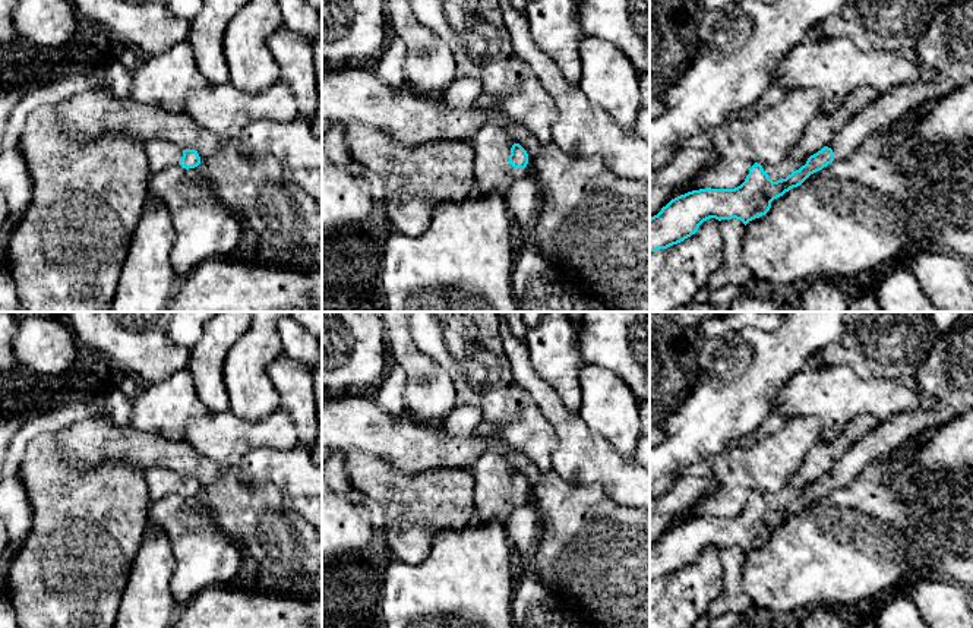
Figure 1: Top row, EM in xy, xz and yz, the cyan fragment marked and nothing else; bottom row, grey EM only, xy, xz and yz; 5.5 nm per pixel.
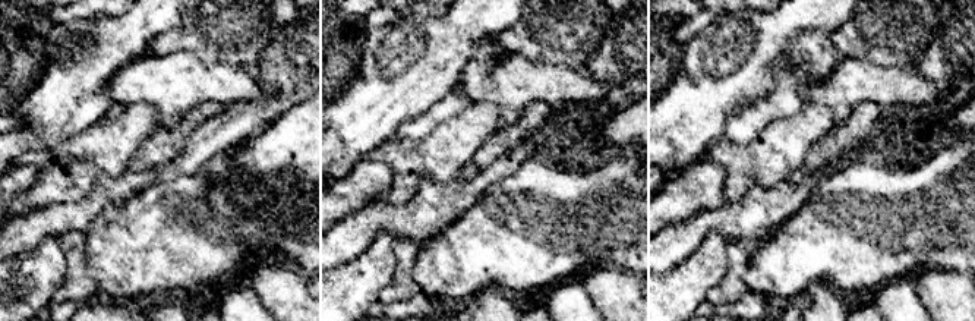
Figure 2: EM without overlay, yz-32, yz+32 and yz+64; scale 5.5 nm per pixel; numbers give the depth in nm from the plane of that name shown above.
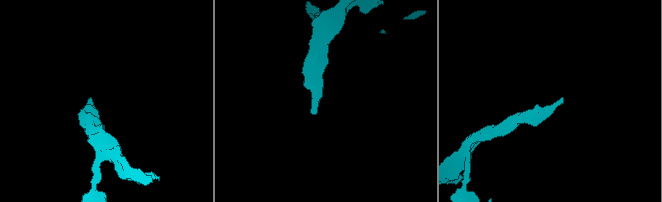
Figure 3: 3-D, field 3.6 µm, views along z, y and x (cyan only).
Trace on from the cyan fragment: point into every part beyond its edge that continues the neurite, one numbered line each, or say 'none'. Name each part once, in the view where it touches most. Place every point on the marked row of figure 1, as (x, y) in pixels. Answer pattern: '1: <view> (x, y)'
1: yz (787, 166)

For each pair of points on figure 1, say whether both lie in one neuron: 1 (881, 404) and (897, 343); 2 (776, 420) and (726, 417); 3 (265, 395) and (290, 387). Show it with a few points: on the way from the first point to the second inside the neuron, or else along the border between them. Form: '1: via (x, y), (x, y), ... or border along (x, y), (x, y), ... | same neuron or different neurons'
1: border along (855, 371), (862, 376), (887, 376), (900, 381) | different neurons
2: border along (771, 410), (752, 431), (735, 439) | different neurons
3: border along (277, 356), (268, 365), (268, 378), (280, 407) | different neurons

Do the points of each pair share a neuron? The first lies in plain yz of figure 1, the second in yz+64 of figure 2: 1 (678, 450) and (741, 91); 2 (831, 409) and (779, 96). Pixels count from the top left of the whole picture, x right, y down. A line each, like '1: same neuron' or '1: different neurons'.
1: same neuron
2: different neurons

